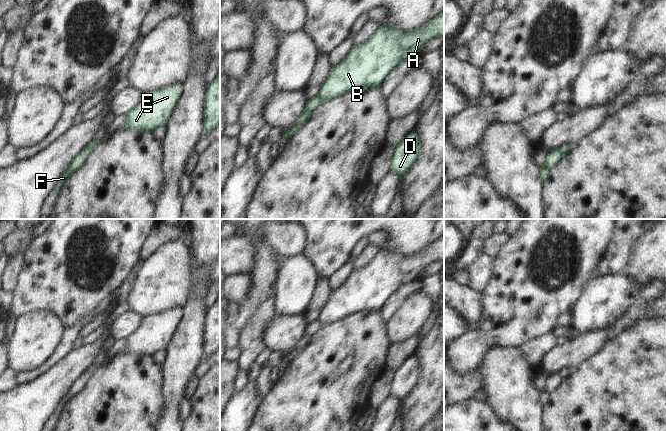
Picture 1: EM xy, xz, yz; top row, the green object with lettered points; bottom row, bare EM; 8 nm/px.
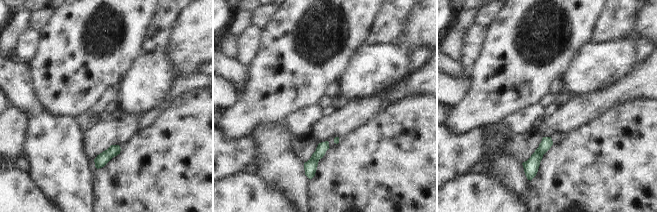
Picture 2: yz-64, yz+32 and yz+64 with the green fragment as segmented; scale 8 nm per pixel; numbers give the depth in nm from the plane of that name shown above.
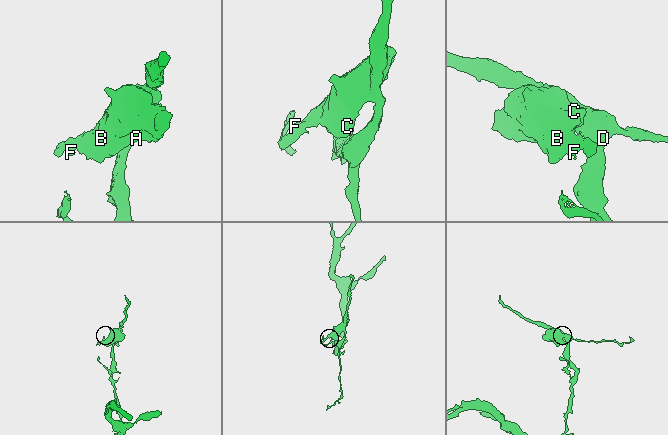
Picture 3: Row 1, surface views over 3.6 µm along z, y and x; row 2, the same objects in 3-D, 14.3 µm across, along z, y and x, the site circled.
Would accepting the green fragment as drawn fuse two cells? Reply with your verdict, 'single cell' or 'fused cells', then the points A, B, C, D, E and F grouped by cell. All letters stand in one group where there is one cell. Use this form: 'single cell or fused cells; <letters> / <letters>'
single cell; A B C D E F

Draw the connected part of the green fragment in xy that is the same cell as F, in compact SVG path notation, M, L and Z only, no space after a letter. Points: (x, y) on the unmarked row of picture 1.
M106 358L104 362L101 364L92 364L72 383L72 385L69 387L69 389L64 393L63 397L61 398L58 408L54 411L54 414L52 416L53 419L55 419L58 416L60 410L70 401L70 399L83 389L87 379L90 378L92 374L102 365L107 364L108 361L109 359Z

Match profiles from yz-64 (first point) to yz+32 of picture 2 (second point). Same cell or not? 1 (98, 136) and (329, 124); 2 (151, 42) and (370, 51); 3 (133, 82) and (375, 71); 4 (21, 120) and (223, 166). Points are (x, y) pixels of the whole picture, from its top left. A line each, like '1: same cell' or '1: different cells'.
1: same cell
2: different cells
3: same cell
4: different cells

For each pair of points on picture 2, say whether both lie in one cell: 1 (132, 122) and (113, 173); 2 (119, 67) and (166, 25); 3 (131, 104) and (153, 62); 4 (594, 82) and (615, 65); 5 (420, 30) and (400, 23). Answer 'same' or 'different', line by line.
1: different
2: different
3: same
4: same
5: different

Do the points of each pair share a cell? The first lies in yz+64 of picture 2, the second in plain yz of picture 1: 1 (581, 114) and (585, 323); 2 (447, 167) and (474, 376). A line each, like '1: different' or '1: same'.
1: different
2: same

